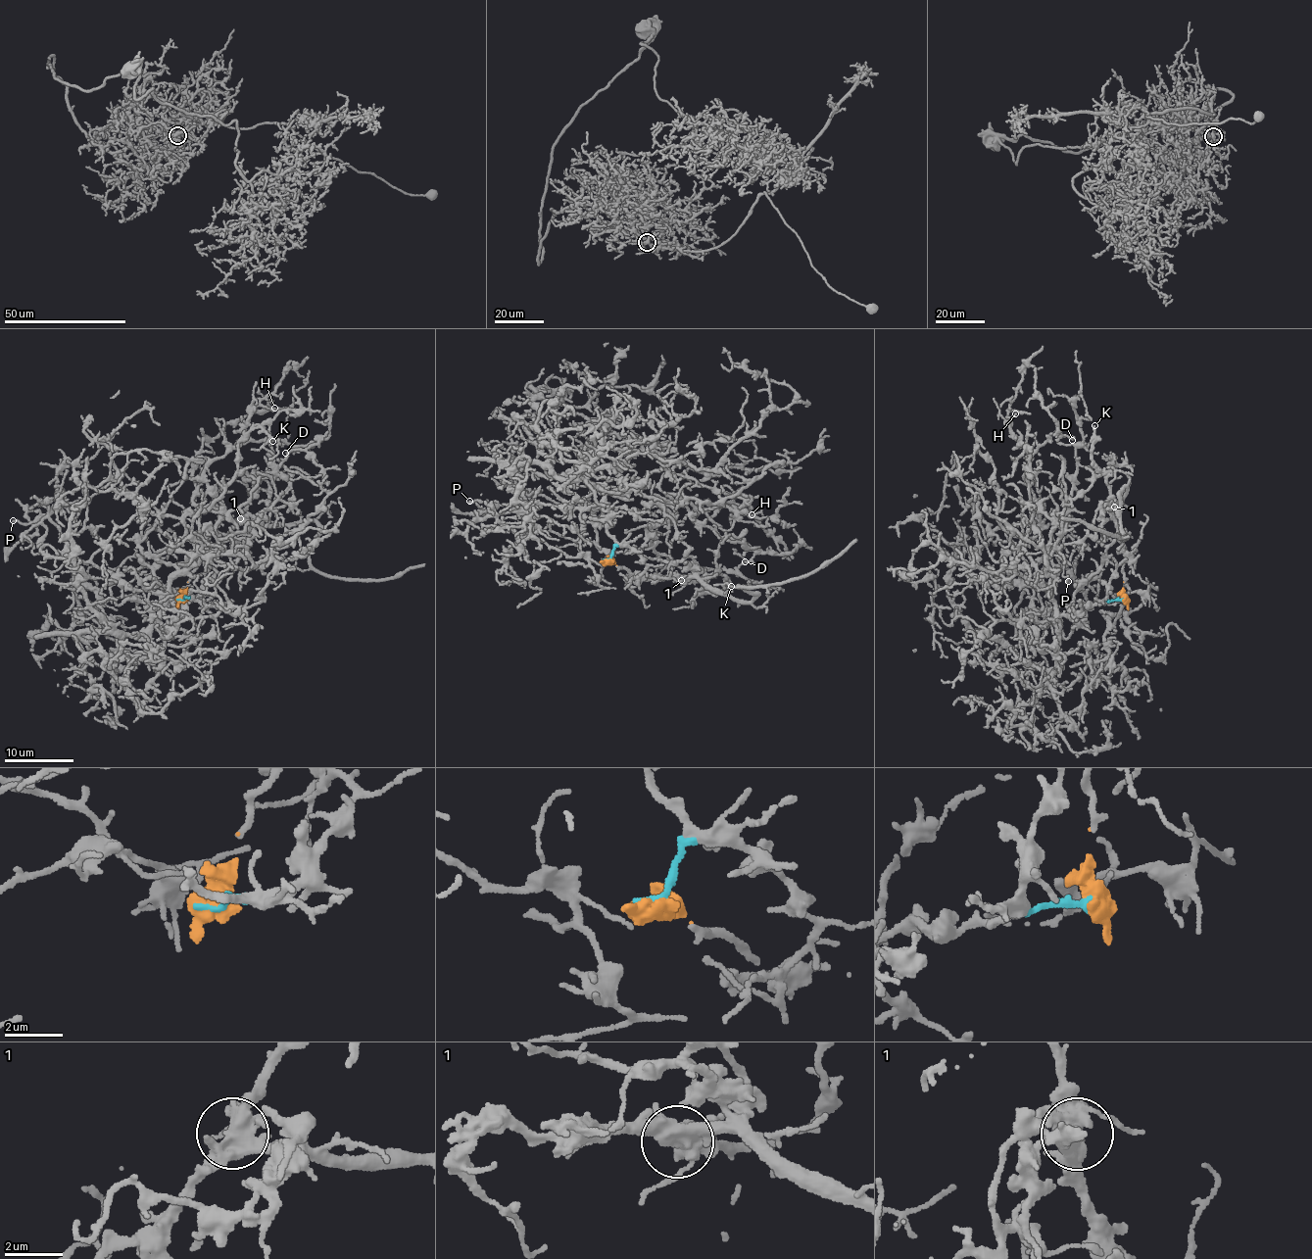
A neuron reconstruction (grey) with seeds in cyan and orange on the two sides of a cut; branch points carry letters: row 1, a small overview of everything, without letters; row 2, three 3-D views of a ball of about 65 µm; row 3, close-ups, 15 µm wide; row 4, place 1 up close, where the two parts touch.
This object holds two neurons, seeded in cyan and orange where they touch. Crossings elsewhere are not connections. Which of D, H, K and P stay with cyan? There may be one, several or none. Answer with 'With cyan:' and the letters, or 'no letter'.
With cyan: D, H, P

